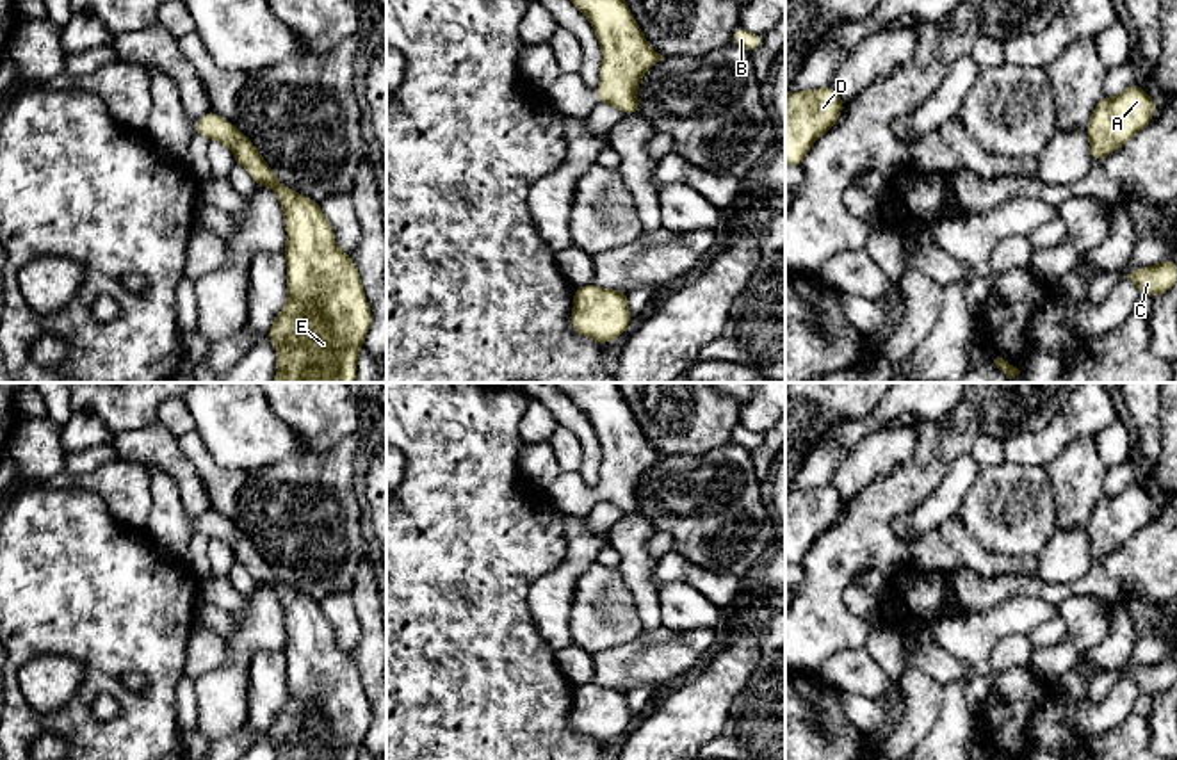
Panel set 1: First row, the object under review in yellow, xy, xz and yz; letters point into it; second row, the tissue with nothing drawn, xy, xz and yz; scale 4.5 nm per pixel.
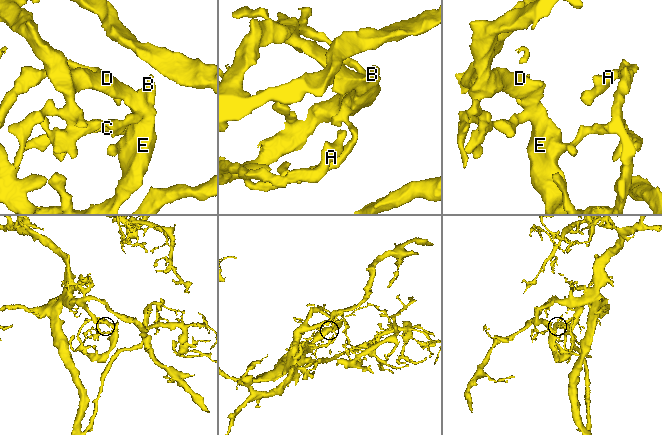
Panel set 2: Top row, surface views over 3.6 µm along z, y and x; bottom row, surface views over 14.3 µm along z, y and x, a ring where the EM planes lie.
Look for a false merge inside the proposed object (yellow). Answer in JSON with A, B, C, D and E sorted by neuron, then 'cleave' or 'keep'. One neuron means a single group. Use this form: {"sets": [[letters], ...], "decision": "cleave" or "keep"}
{"sets": [["A", "B", "C", "D", "E"]], "decision": "keep"}

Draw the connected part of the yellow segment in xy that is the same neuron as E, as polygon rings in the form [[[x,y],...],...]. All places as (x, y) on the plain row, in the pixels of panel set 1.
[[[215,511],[194,521],[196,532],[226,543],[256,584],[271,586],[285,612],[287,701],[265,732],[278,751],[278,760],[356,760],[369,732],[372,714],[363,683],[349,651],[335,644],[335,630],[321,603],[281,584],[253,541],[228,518]]]

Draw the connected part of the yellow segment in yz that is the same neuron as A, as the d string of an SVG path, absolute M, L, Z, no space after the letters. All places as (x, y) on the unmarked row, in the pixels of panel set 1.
M1136 481L1120 495L1102 495L1086 525L1093 562L1129 541L1154 516L1154 498Z

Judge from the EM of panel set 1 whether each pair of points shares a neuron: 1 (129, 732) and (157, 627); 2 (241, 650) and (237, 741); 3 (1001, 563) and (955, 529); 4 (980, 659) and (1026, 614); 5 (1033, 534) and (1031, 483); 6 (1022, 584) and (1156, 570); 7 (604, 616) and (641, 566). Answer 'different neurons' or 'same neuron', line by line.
1: same neuron
2: different neurons
3: same neuron
4: same neuron
5: same neuron
6: same neuron
7: different neurons

